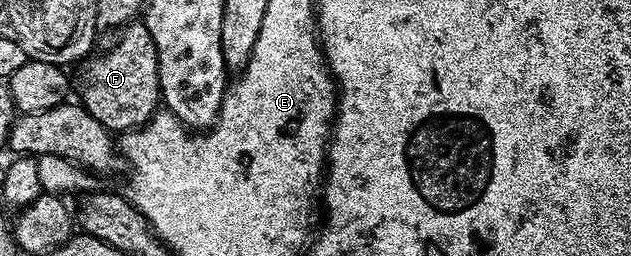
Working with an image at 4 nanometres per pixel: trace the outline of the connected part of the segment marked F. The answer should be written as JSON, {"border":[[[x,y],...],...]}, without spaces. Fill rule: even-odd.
{"border":[[[136,19],[118,30],[115,46],[100,57],[91,55],[82,62],[83,70],[79,73],[79,97],[84,109],[97,119],[106,129],[112,131],[130,131],[146,125],[147,120],[160,108],[159,96],[159,64],[157,63],[157,47],[153,47],[153,35],[144,27],[142,20]]]}

